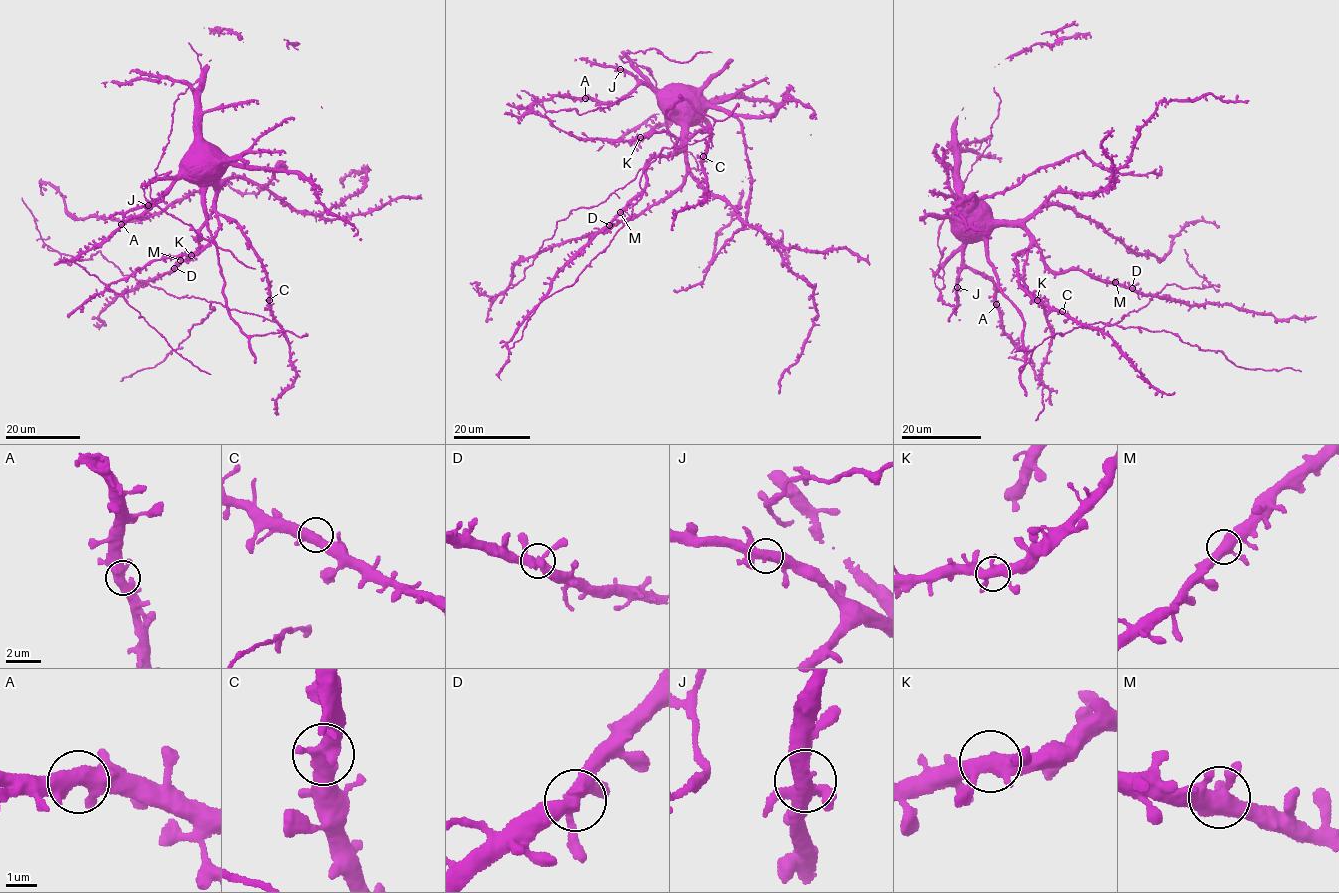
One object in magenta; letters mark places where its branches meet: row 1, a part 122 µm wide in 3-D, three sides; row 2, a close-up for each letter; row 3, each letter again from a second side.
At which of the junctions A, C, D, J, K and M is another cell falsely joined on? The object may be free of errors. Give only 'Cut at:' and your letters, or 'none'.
Cut at: none

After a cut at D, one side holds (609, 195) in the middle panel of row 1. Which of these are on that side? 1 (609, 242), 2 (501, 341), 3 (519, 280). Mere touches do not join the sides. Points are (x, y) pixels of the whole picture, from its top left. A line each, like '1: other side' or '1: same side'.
1: same side
2: other side
3: same side

